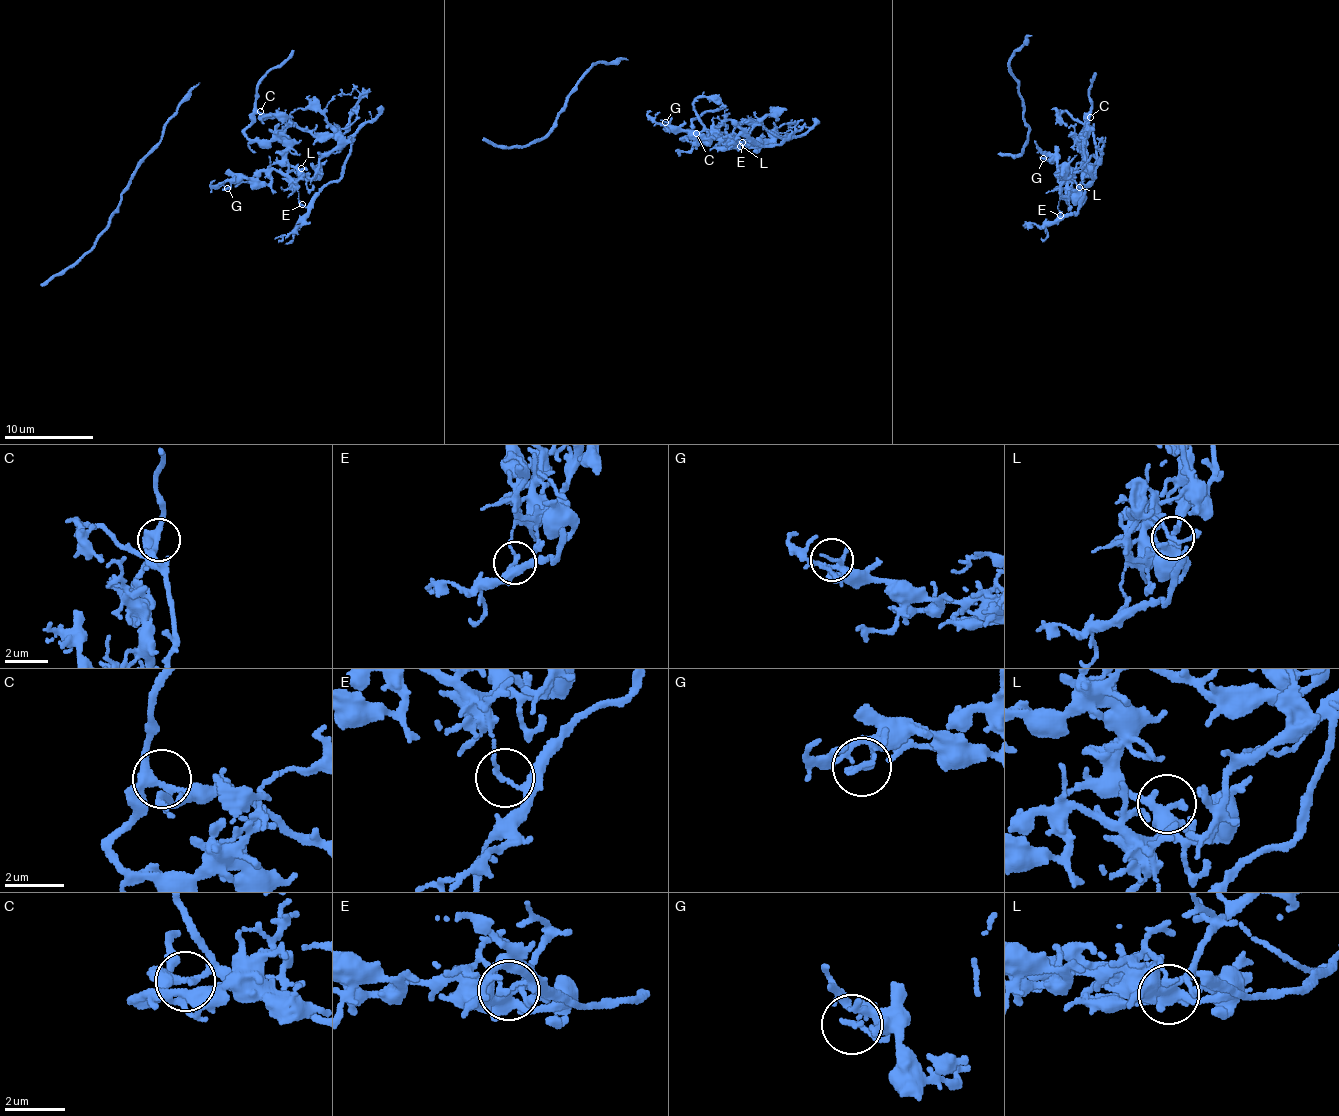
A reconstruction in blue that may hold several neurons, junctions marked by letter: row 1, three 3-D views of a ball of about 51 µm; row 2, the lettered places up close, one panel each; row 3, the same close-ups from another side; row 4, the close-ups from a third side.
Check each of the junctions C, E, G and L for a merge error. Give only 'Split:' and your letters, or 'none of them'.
Split: E

